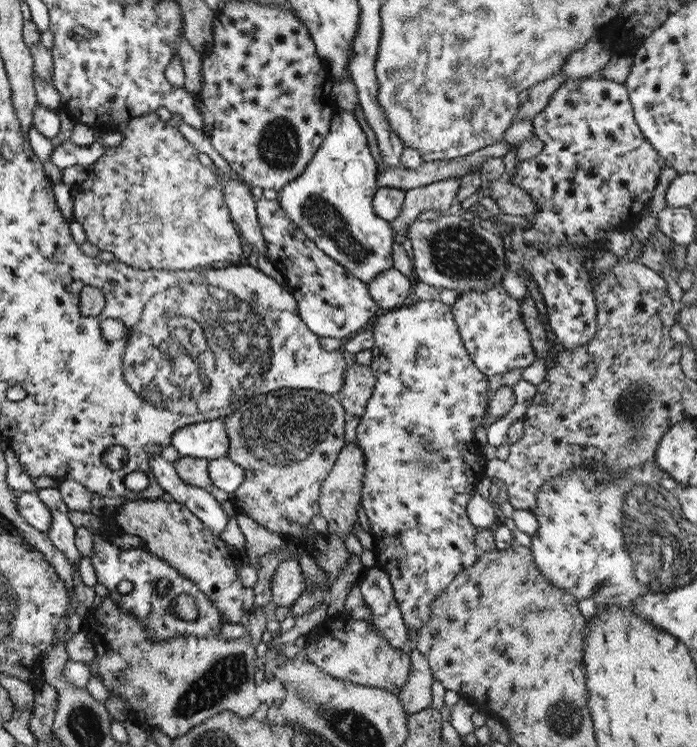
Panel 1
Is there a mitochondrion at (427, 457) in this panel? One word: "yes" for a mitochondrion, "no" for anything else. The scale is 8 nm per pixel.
yes

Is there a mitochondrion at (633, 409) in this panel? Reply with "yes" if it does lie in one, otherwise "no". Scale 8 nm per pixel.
yes

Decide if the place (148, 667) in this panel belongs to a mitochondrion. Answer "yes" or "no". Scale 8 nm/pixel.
no

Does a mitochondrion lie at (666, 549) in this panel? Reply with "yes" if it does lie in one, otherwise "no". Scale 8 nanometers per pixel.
yes

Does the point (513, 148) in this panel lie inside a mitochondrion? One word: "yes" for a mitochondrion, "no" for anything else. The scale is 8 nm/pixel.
no

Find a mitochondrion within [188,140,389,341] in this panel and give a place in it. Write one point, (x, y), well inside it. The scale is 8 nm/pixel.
(317, 209)

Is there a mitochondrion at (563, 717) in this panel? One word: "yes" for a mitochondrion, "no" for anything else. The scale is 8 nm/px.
yes

